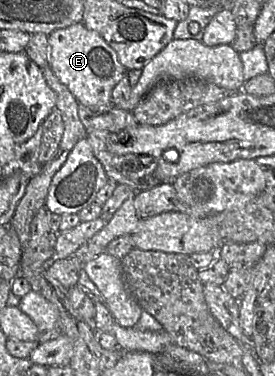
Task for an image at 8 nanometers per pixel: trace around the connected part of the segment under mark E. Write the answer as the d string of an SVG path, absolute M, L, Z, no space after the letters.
M82 22L56 29L48 35L48 54L52 72L70 90L79 104L97 110L107 110L113 106L111 92L127 70L118 60L116 51L98 32L86 28Z

